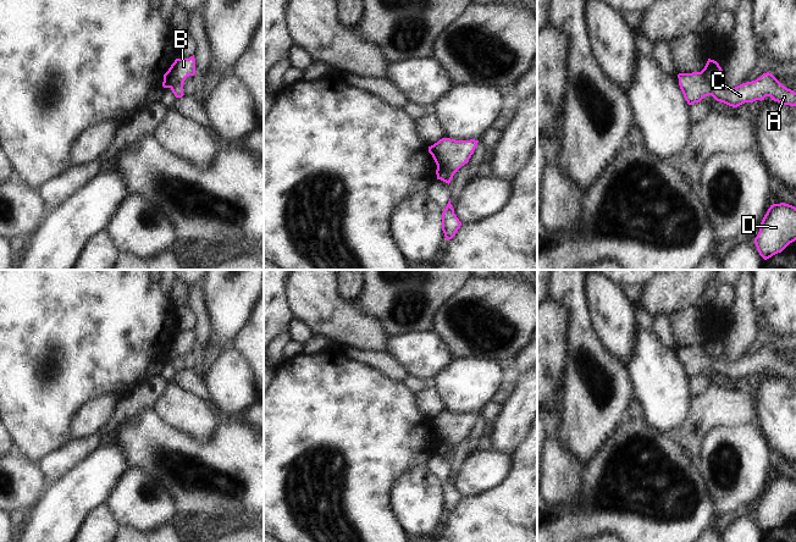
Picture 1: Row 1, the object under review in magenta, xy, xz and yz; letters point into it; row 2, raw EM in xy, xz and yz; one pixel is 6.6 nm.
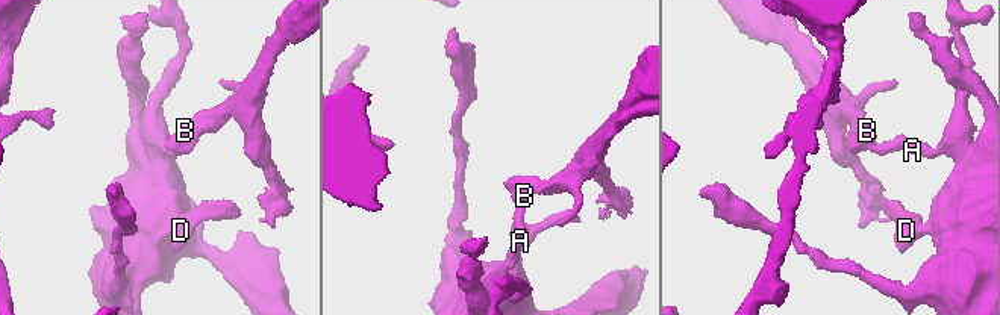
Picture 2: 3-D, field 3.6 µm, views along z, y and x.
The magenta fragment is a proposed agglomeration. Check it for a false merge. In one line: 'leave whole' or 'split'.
split

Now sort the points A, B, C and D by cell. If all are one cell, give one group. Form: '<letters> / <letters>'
A C D / B

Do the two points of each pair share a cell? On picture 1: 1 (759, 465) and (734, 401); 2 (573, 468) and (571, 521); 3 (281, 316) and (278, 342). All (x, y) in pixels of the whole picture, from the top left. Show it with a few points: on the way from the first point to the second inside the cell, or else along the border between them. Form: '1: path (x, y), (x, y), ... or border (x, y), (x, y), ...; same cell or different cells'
1: border (756, 421), (716, 427); different cells
2: border (582, 479), (578, 501), (573, 505), (549, 504); different cells
3: border (287, 328), (276, 336); different cells

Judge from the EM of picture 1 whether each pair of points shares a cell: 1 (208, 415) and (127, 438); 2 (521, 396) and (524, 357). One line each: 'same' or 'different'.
1: different
2: different

